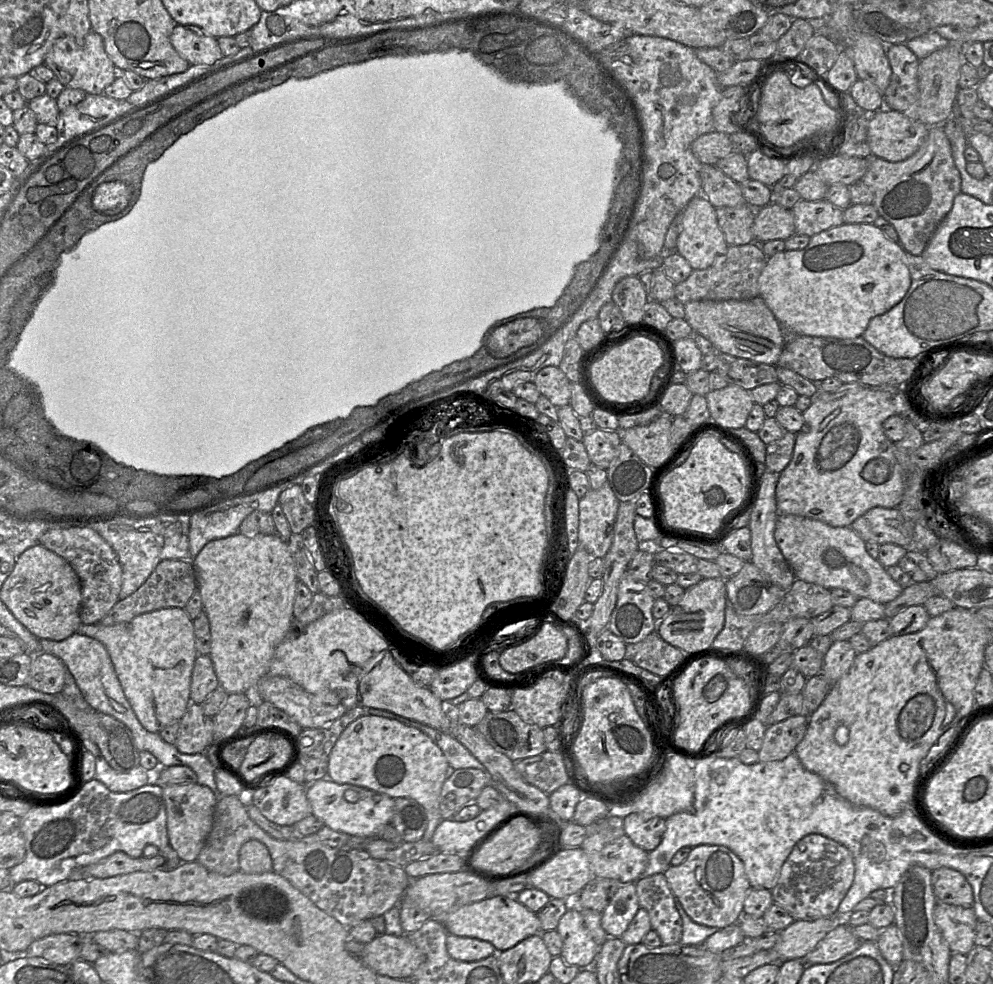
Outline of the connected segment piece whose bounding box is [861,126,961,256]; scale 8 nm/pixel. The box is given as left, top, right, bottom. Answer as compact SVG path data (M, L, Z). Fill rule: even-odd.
M941 126L929 127L929 131L919 149L910 158L899 162L870 157L868 167L861 181L874 195L873 205L879 216L891 224L899 237L899 243L914 256L921 256L932 235L943 219L951 211L955 197L961 193L961 176L952 156L952 146Z

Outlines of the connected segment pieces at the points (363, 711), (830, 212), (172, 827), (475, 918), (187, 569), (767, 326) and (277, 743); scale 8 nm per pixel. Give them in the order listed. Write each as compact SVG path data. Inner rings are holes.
M366 707L349 709L330 724L318 728L303 729L296 736L300 759L304 767L305 783L313 783L327 777L329 755L344 729L361 716L369 715Z
M801 199L791 209L796 234L812 237L829 228L844 224L844 210L826 199L807 201Z
M198 783L162 786L169 845L176 851L180 861L193 862L197 859L212 829L214 809L219 797L210 788Z
M492 895L435 919L444 924L449 934L487 941L496 948L497 953L512 948L531 935L541 933L537 913L530 911L513 896Z
M163 560L156 566L148 579L134 593L119 600L98 623L110 626L129 622L138 615L163 608L185 608L196 590L197 580L191 560Z
M760 296L749 300L691 301L684 308L693 333L707 338L717 353L777 366L784 339L780 323Z
M278 735L256 738L248 747L240 771L245 778L254 780L267 771L285 765L293 755L292 744Z

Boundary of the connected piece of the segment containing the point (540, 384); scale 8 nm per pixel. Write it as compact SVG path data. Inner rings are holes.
M559 367L541 369L534 378L534 384L540 395L556 408L570 405L571 382Z

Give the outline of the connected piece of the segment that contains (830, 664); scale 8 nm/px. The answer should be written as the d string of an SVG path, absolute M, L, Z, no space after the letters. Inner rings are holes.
M835 641L823 656L821 674L829 681L830 685L844 676L852 666L856 652L849 641Z

